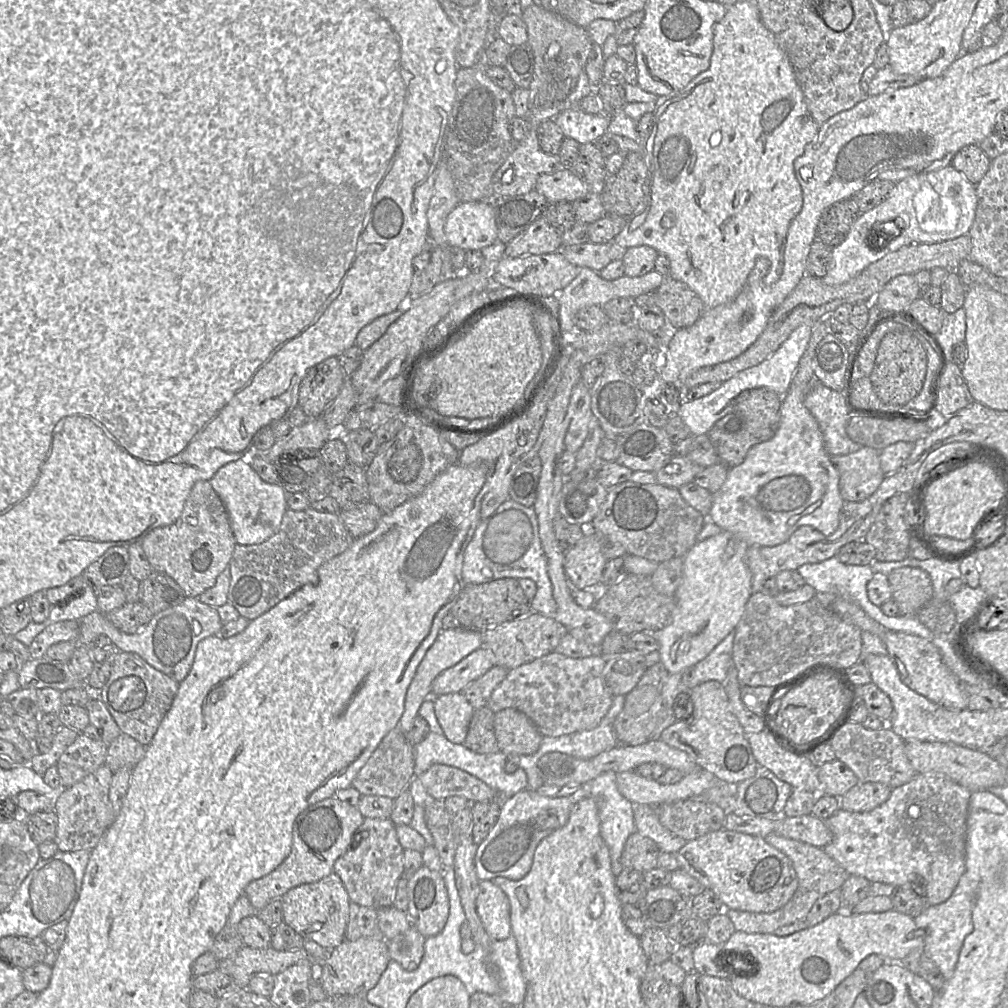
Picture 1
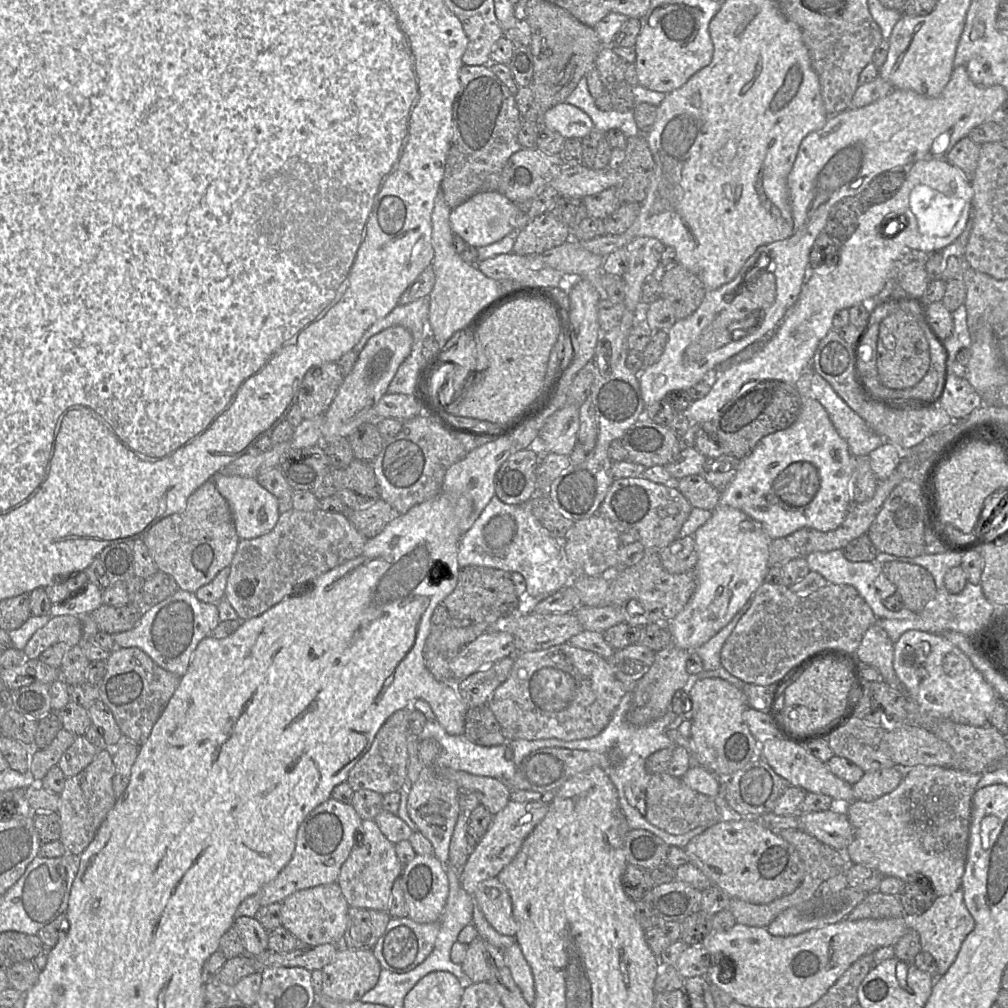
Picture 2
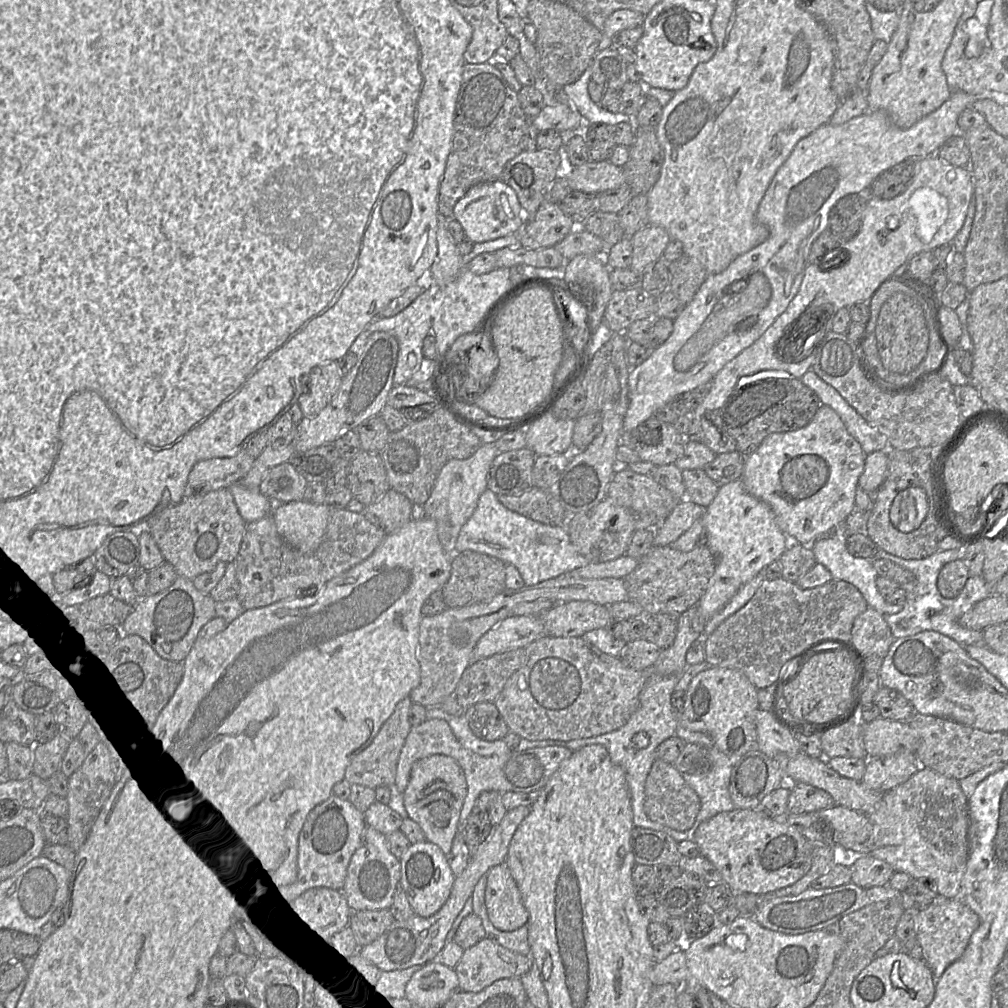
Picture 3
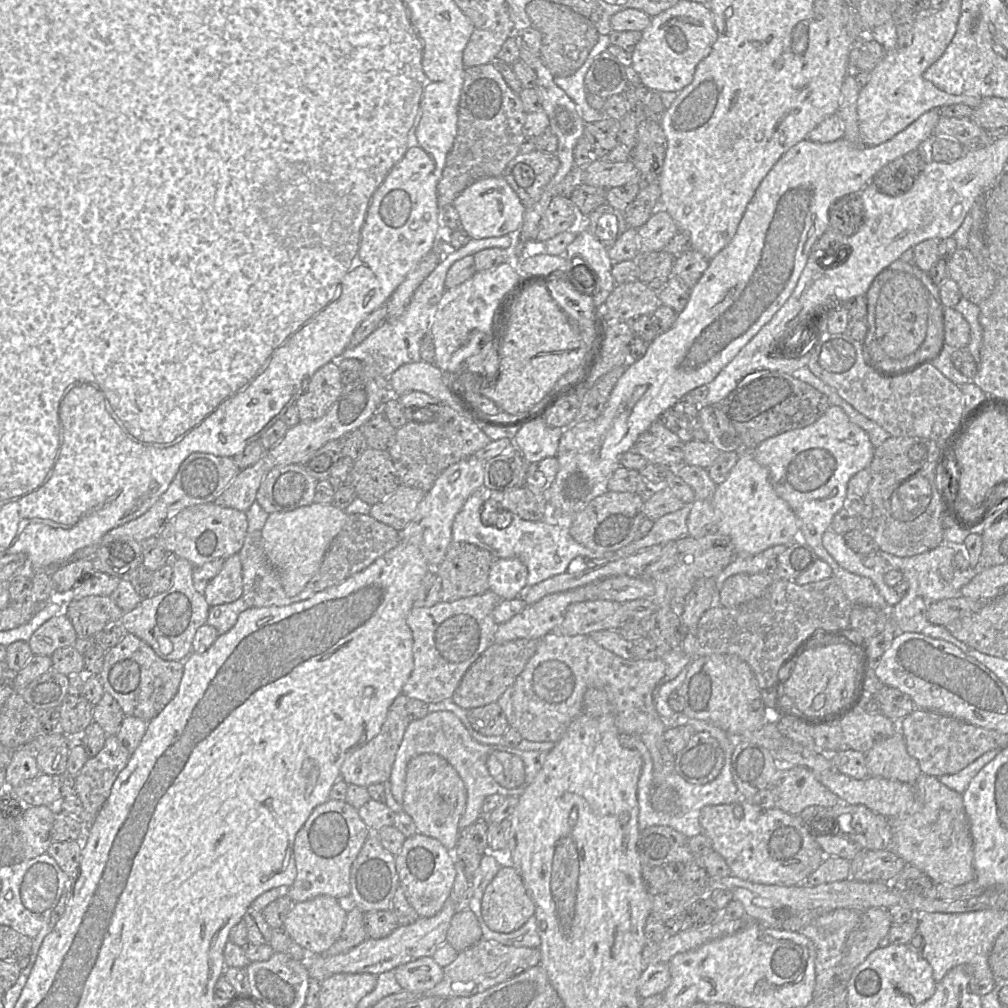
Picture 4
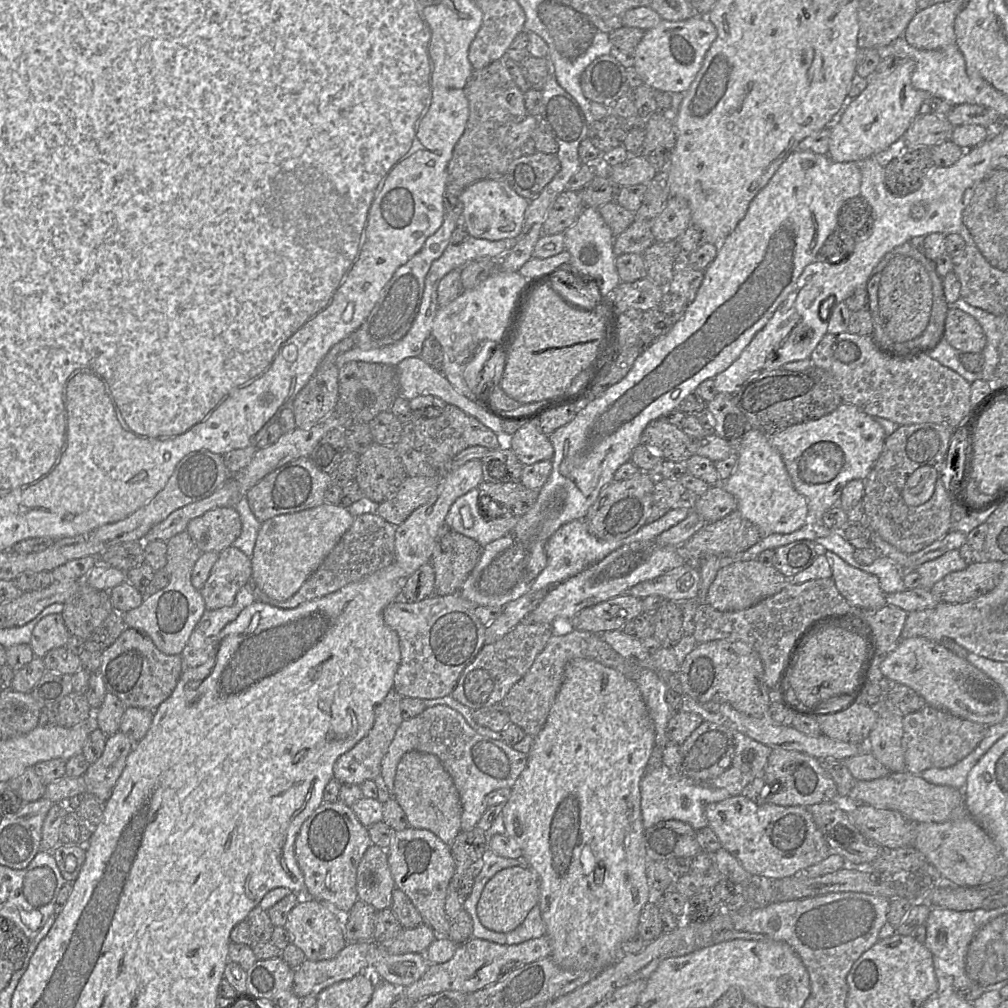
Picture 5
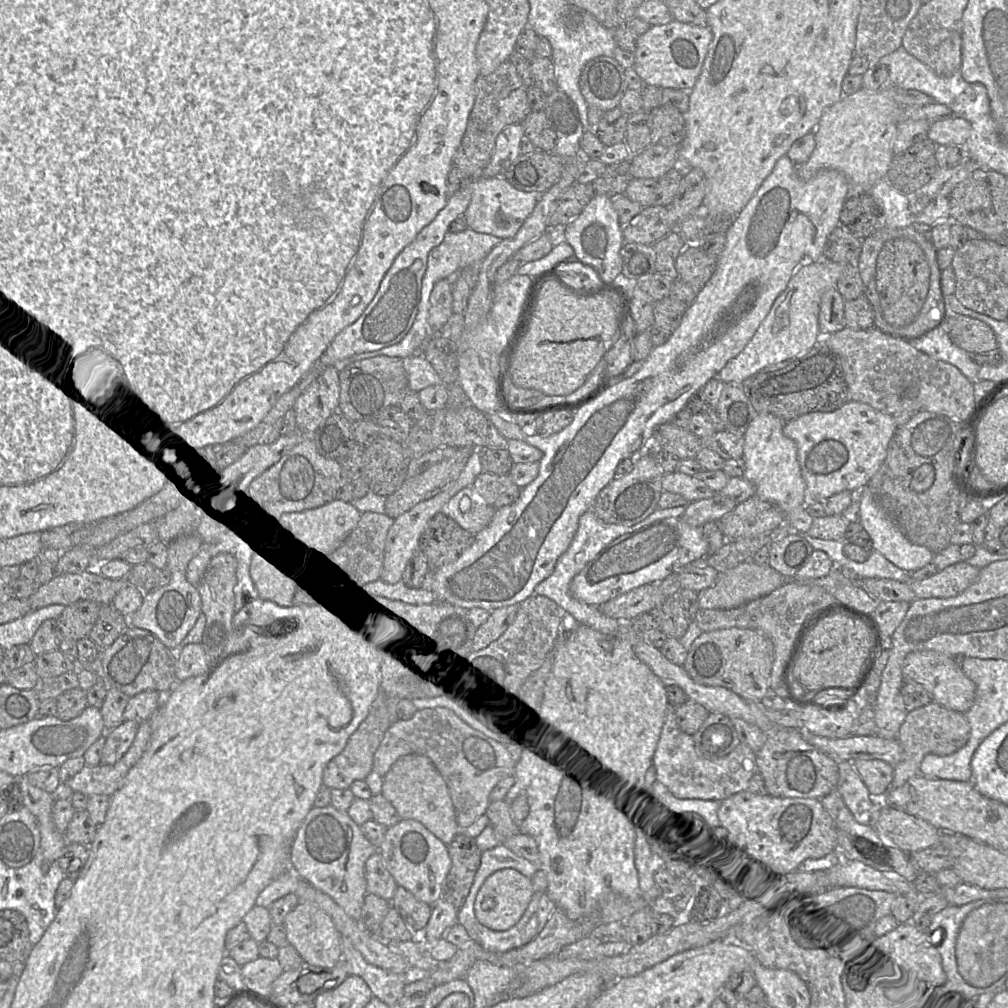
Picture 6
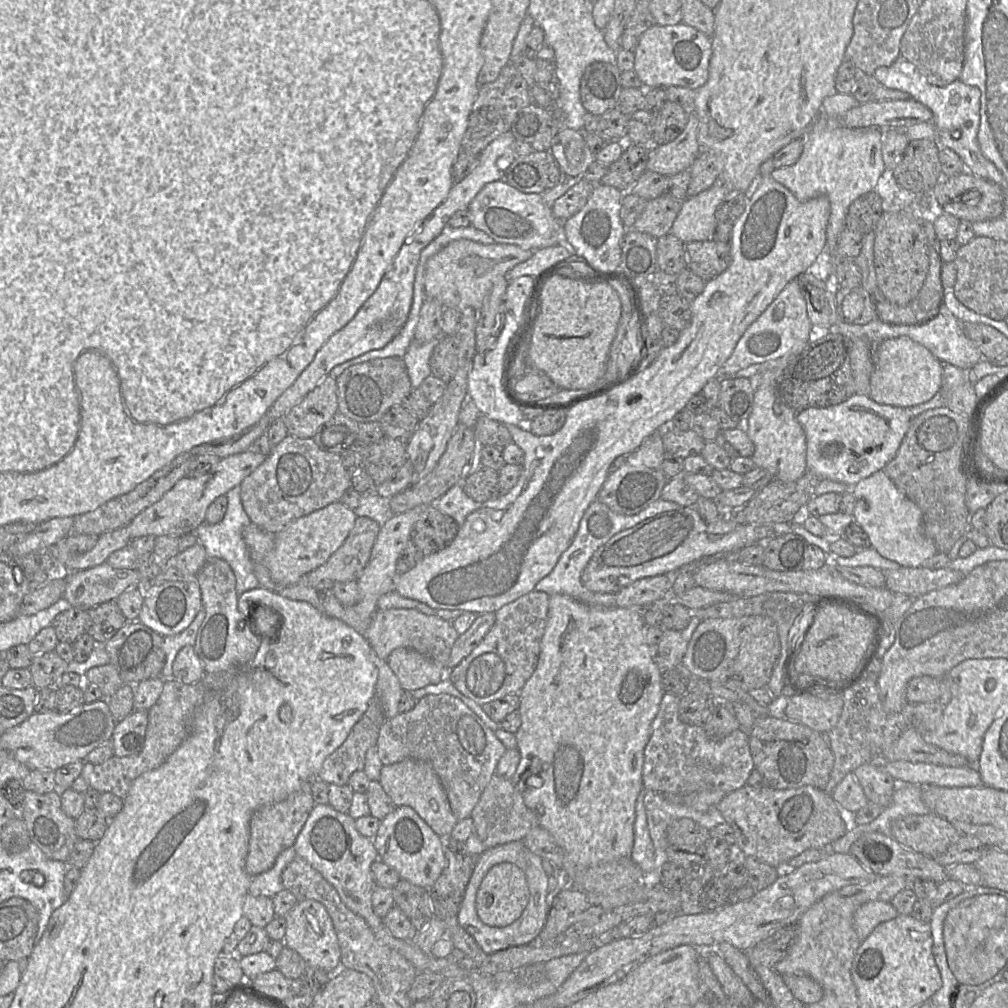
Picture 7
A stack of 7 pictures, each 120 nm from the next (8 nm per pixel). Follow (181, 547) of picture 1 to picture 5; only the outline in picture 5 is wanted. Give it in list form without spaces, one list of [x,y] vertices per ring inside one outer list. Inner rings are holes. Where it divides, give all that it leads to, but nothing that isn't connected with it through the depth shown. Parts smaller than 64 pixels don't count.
[[[217,507],[192,519],[186,531],[202,553],[218,552],[232,546],[242,529],[234,507]]]

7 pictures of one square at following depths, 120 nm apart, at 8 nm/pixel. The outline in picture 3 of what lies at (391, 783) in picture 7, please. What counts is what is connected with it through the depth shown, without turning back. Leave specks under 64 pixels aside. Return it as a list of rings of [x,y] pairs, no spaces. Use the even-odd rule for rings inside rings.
[[[442,754],[417,760],[412,766],[409,782],[402,794],[408,817],[420,826],[427,841],[436,844],[448,855],[458,832],[458,820],[467,794],[466,780],[456,760]]]

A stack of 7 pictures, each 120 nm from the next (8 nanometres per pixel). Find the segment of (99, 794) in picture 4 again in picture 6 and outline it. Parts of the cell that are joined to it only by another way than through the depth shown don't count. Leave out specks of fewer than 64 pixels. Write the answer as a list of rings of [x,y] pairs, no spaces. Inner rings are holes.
[[[135,720],[123,721],[117,727],[106,731],[106,744],[102,749],[101,764],[116,763],[132,745],[140,723]]]

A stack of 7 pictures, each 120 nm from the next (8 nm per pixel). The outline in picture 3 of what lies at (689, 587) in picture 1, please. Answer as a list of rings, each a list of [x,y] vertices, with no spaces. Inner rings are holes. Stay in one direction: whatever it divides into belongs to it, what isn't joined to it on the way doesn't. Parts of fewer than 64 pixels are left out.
[[[741,479],[719,487],[715,498],[705,508],[702,521],[707,531],[706,545],[716,561],[710,583],[696,604],[707,621],[729,602],[741,586],[770,563],[779,560],[791,541],[777,525],[771,508],[748,493]]]

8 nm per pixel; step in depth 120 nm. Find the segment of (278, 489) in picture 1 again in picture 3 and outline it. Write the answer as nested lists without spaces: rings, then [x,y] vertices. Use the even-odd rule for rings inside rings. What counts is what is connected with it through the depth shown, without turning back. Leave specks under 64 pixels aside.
[[[239,482],[223,489],[230,490],[237,509],[247,524],[271,515],[271,501],[259,490],[248,489]]]

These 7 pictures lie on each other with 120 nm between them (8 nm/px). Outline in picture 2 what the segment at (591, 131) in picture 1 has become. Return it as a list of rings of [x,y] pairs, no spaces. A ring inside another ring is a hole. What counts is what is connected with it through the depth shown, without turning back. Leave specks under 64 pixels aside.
[[[567,102],[544,111],[540,122],[565,139],[583,139],[595,129],[591,118],[585,112]]]

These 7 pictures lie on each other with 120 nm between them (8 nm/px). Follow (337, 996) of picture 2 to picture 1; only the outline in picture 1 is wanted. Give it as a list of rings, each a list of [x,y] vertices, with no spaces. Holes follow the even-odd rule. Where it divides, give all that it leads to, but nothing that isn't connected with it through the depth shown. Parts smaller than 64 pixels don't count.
[[[360,938],[344,941],[329,951],[322,962],[321,986],[327,996],[365,995],[378,982],[386,969],[390,957],[385,939]]]

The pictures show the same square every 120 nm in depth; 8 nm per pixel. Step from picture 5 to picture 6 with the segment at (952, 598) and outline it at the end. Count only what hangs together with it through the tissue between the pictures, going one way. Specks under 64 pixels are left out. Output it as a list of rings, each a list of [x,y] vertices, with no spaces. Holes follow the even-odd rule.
[[[965,561],[950,565],[929,578],[909,580],[916,599],[950,598],[966,590],[978,578],[980,568]]]

